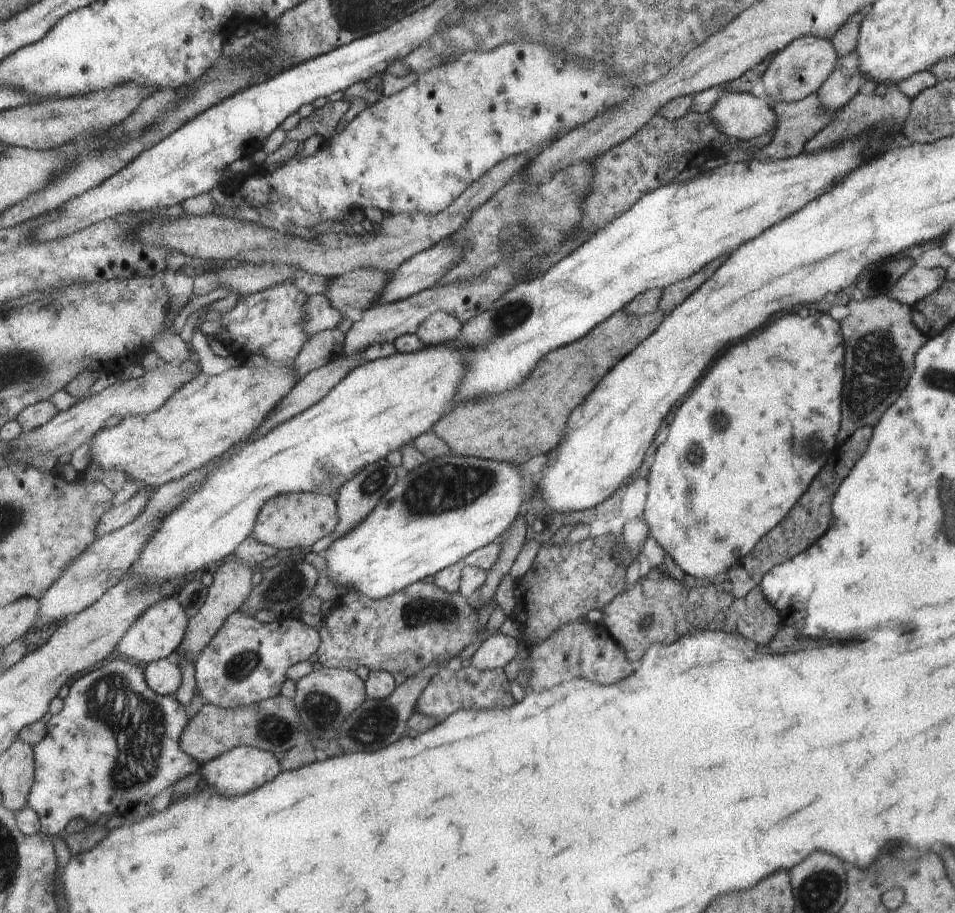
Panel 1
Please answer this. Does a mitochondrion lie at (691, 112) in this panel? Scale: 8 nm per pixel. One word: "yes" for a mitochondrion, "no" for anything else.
no

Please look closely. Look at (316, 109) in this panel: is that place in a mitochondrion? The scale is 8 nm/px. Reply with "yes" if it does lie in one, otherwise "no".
no

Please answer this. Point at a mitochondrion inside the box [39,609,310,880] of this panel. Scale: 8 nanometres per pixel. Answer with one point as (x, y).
(138, 726)

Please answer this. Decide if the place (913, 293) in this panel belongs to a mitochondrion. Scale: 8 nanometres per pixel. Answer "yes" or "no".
no

